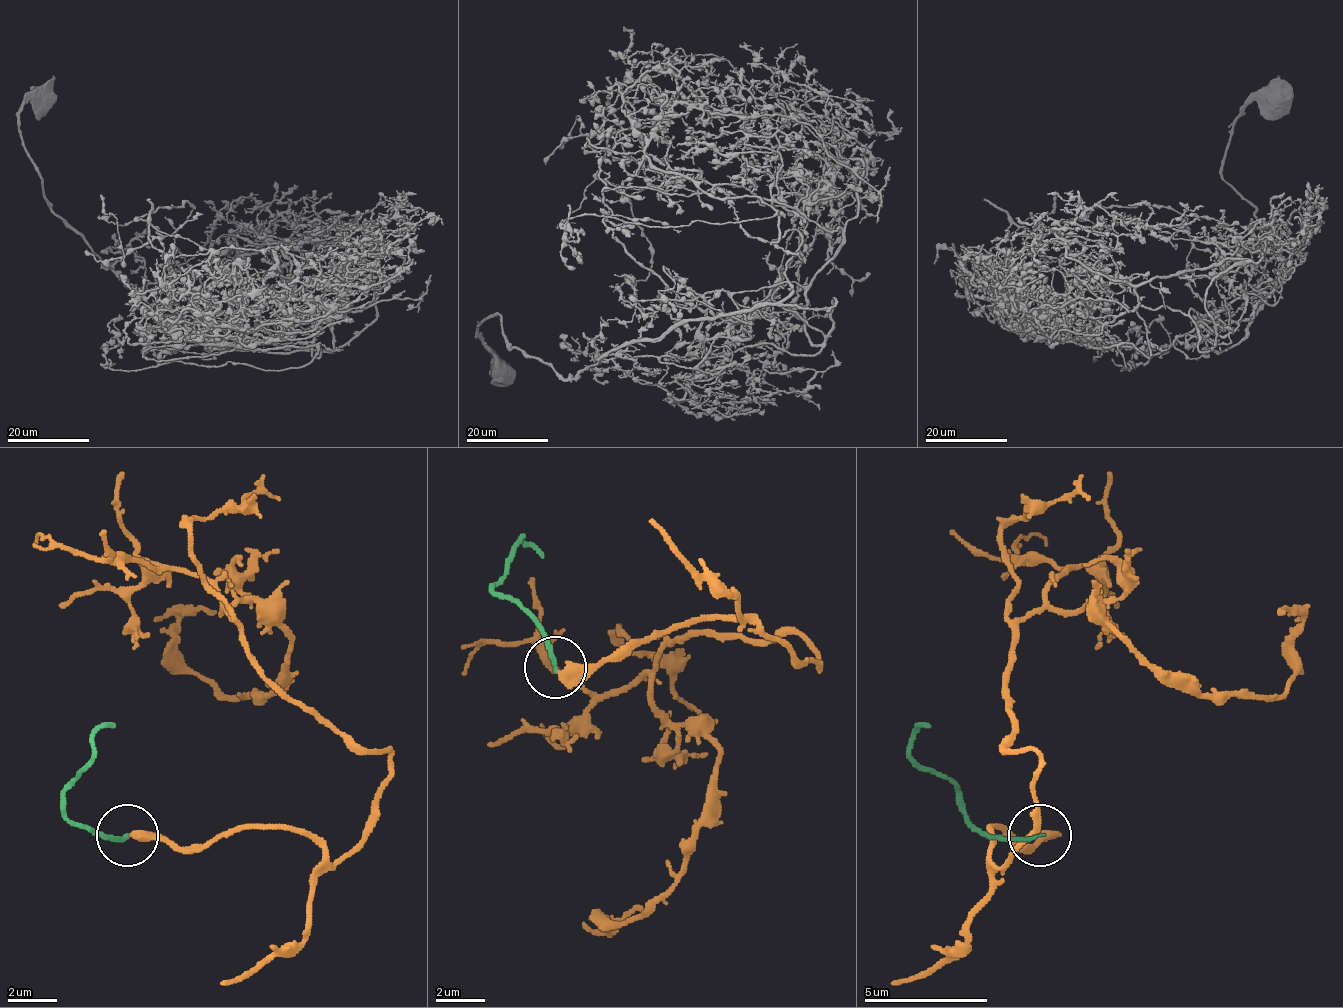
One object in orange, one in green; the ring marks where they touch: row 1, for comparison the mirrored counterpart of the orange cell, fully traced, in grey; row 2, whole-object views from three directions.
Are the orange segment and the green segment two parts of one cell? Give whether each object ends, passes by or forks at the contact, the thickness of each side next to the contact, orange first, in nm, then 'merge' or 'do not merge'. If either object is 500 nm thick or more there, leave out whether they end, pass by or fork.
orange ends | green ends | 420/170 nm | merge

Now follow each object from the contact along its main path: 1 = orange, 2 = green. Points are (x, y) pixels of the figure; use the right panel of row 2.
1: (1038, 833), (994, 827), (994, 864), (1032, 827), (1032, 616), (1094, 603), (1261, 696), (1286, 616)
2: (1038, 833), (994, 839), (963, 814), (957, 790), (908, 752), (908, 740), (932, 728)

